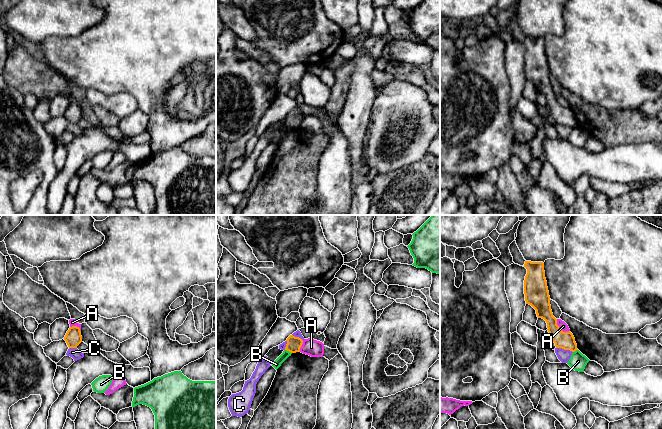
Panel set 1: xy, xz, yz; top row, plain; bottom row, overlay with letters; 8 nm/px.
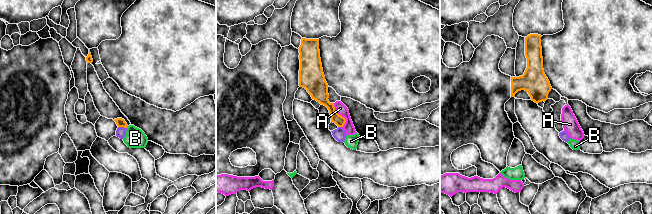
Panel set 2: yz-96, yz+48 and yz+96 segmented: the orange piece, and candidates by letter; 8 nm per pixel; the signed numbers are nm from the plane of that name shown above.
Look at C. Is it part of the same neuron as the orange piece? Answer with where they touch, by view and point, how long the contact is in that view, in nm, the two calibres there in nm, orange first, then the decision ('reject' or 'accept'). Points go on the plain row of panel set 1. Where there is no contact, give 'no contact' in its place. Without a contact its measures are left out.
yz (564, 125) | 140 nm | 140/100 nm | reject

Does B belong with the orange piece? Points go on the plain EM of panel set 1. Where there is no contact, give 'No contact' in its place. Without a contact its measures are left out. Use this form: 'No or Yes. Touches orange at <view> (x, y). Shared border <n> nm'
No. Touches orange at xz (288, 126). Shared border 70 nm

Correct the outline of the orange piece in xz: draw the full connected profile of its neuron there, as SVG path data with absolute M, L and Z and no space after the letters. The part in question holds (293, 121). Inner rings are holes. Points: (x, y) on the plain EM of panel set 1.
M290 111L286 117L287 120L285 126L291 129L300 128L300 124L303 120L303 116L301 114Z

